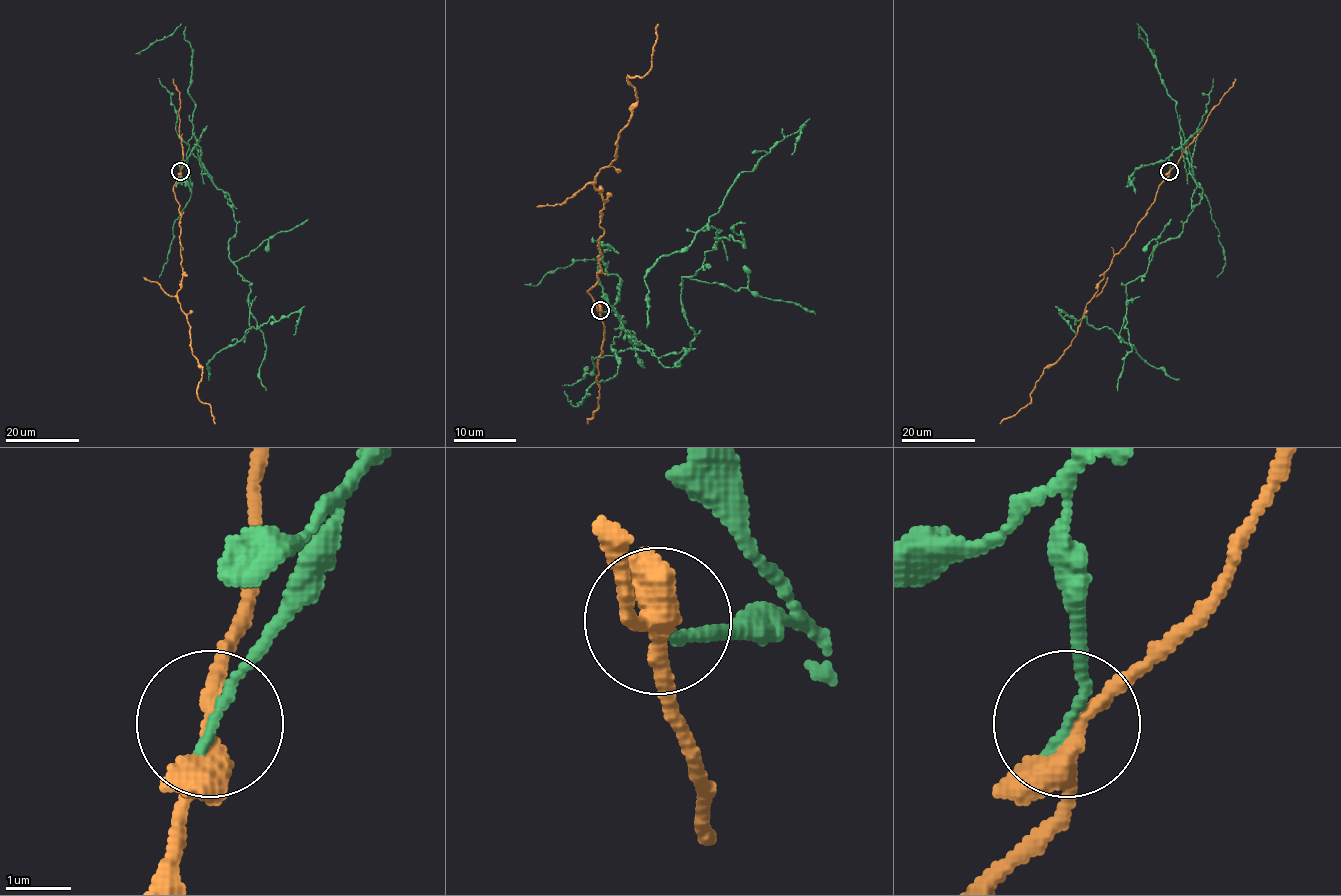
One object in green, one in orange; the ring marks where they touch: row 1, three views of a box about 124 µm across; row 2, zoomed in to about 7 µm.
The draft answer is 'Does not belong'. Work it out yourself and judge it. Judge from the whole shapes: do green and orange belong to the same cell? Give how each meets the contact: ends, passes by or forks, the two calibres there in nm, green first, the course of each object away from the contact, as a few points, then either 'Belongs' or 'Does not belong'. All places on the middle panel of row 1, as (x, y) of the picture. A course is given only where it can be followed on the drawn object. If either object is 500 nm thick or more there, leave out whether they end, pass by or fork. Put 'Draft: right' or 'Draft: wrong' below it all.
At the ring green ends. At the ring orange forks. Thickness 160 nm (green) against 240 nm. Course of green: (599, 310), (657, 357), (687, 351), (682, 277), (712, 249), (708, 218), (802, 124), (791, 154). Course of orange: (599, 312), (588, 293), (604, 232), (595, 176), (615, 159), (637, 100), (627, 78), (651, 67), (657, 23). Does not belong
Draft: right

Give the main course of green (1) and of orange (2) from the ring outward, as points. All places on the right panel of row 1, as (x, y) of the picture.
1: (1169, 170), (1182, 149), (1196, 185), (1182, 231), (1126, 285), (1118, 336), (1060, 312), (1076, 335)
2: (1170, 170), (1135, 232), (1115, 254), (1086, 305), (1071, 344), (1044, 368), (1030, 403), (999, 424)

